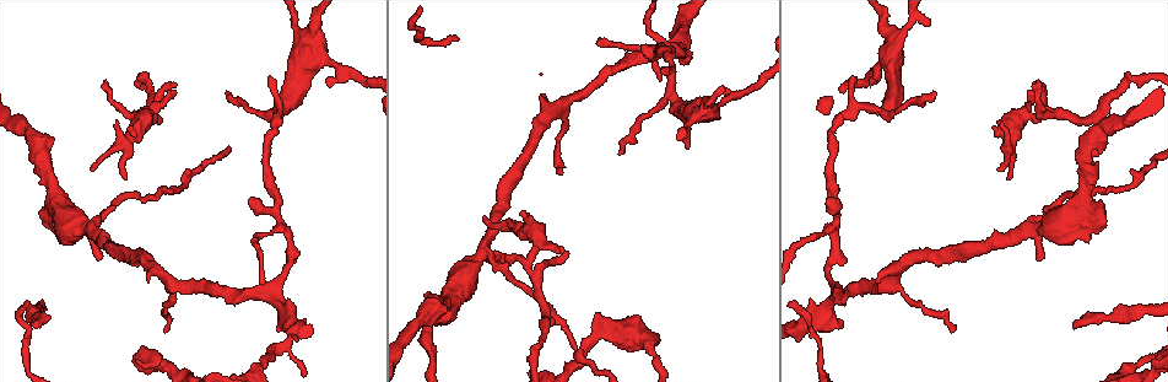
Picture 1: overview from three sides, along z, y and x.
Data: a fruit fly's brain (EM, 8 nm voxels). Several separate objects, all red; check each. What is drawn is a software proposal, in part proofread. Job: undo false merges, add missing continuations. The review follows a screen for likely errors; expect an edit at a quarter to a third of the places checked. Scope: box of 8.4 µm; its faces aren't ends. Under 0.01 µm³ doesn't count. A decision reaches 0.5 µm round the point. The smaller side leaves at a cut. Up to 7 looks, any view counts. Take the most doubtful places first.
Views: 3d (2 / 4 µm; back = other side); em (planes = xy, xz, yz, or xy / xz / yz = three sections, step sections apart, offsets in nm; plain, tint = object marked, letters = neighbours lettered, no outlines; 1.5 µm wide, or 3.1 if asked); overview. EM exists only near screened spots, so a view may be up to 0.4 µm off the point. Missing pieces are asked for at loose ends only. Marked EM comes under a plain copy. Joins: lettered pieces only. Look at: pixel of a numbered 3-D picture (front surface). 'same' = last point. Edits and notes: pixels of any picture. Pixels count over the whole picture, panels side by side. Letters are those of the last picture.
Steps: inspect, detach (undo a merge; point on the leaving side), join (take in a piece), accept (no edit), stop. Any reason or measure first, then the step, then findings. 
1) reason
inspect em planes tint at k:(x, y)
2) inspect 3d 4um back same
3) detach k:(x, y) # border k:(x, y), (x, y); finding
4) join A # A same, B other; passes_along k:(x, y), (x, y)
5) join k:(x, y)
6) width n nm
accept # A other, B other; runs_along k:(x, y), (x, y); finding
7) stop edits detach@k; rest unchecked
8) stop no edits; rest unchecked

thick turns thin
inspect em xy step 8 tint at 1:(670, 96)

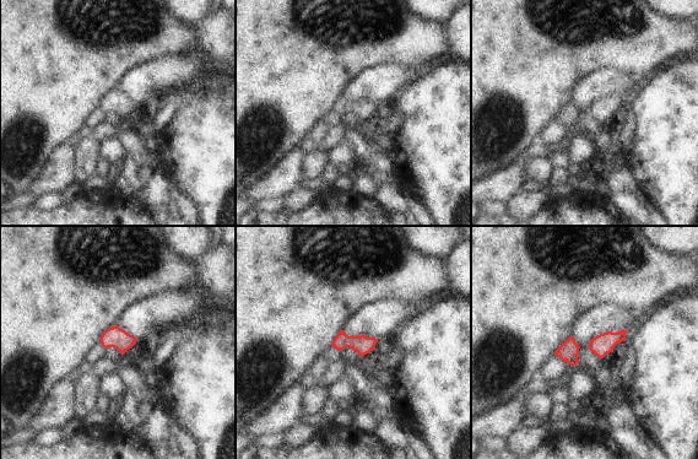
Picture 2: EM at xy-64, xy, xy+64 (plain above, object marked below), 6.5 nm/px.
another direction
inspect em xz step 8 tint same

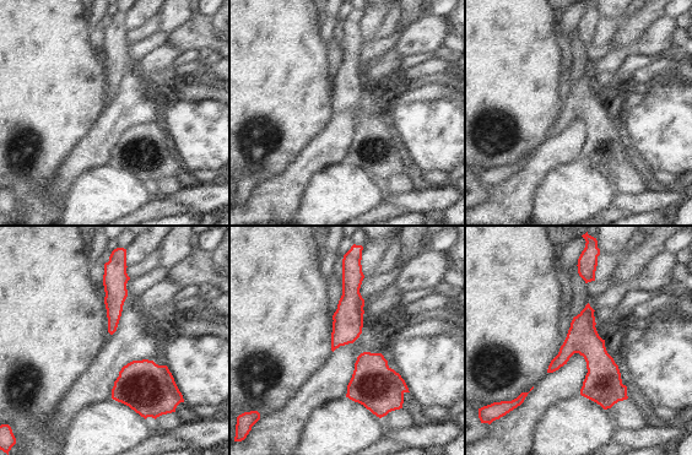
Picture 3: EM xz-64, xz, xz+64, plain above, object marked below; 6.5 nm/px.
see the neighbours
inspect em xz step 8 letters same

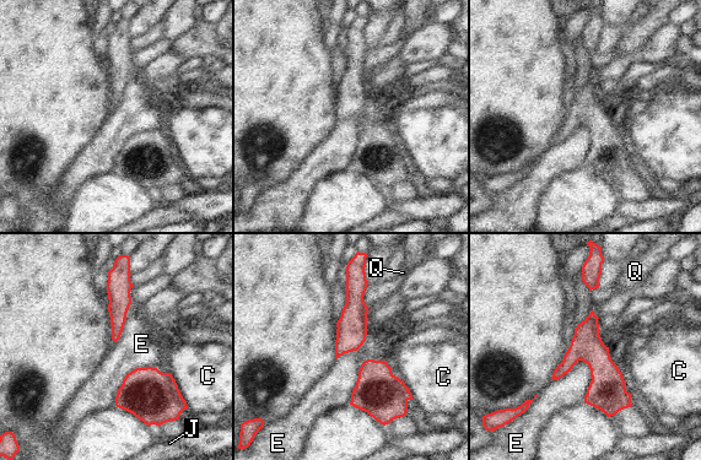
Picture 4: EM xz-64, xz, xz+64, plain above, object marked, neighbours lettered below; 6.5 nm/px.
accept # C other, E other, J other, Q other; border 4:(591, 369), (578, 361), (551, 380); continuous, no second cell

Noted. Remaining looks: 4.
branch stops here
inspect 3d 4um at 1:(484, 220)

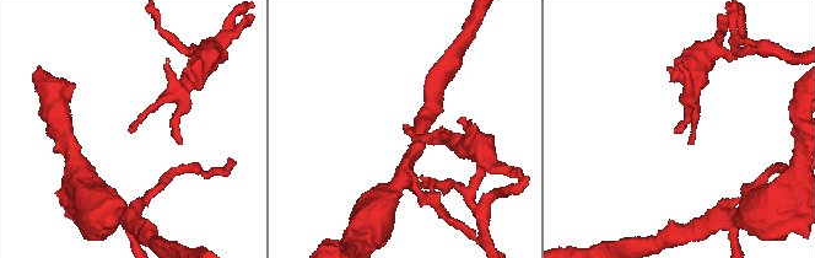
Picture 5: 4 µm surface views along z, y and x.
inspect em xz step 8 tint at 5:(404, 124)

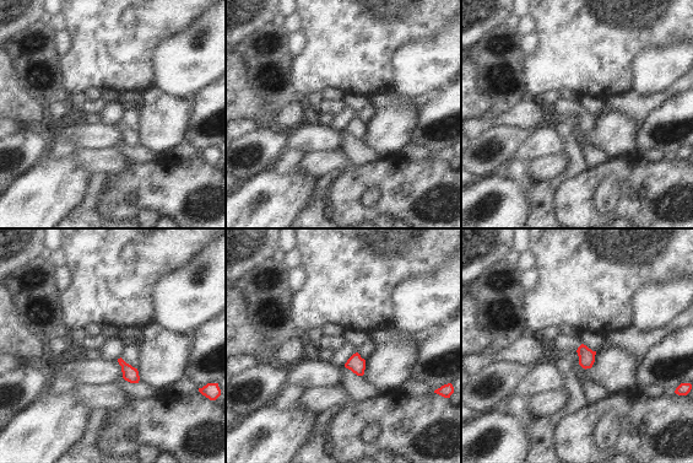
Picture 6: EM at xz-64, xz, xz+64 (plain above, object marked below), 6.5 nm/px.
inspect em planes letters same

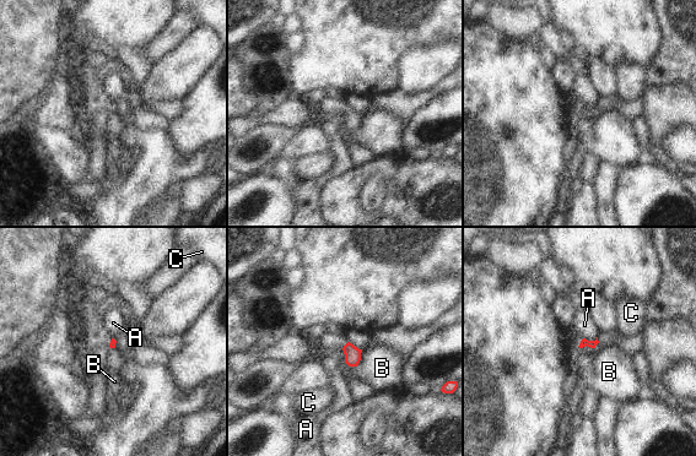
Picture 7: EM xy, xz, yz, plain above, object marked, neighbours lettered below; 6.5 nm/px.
accept # A other, B other, C other; no lettered piece goes on from it

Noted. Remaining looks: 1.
stop no edits; rest unchecked

